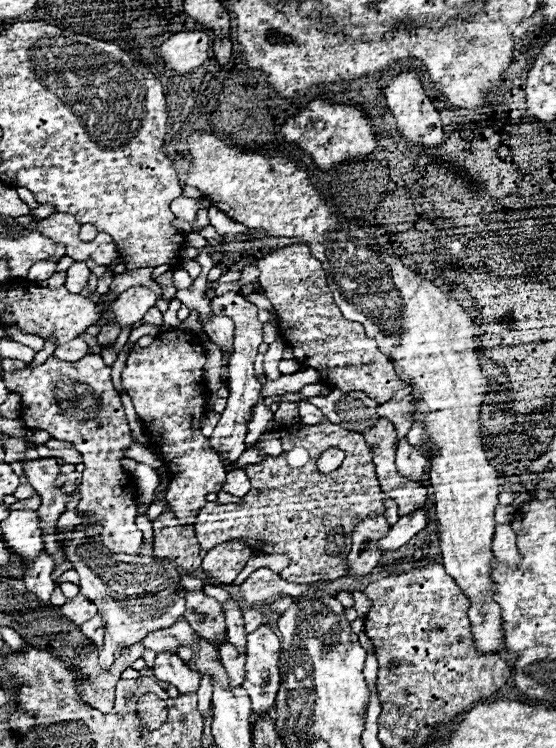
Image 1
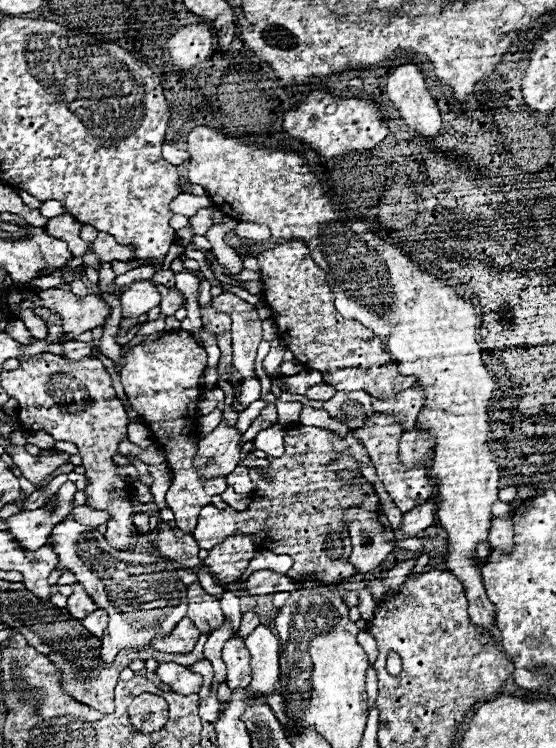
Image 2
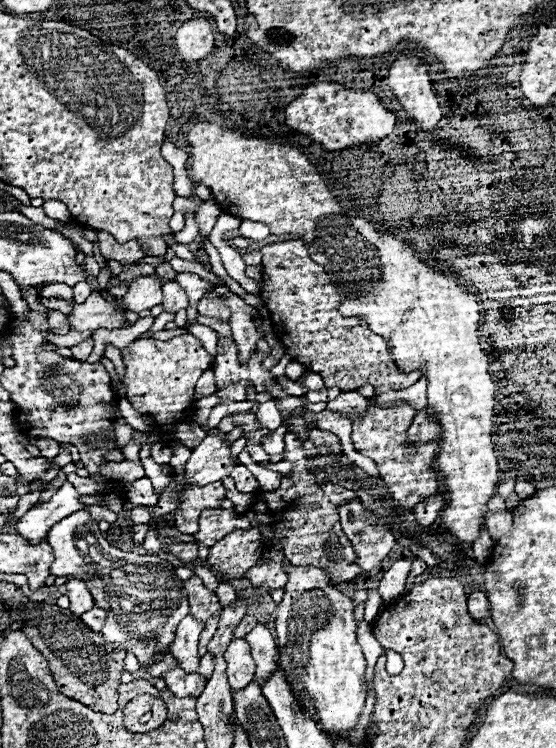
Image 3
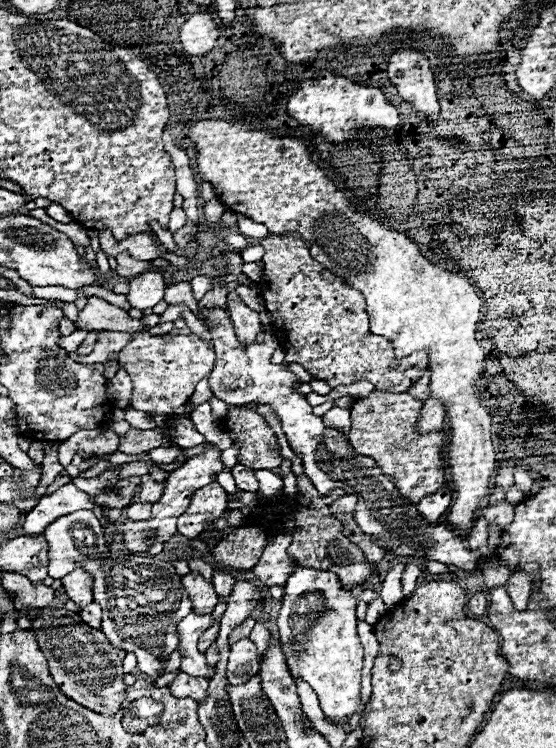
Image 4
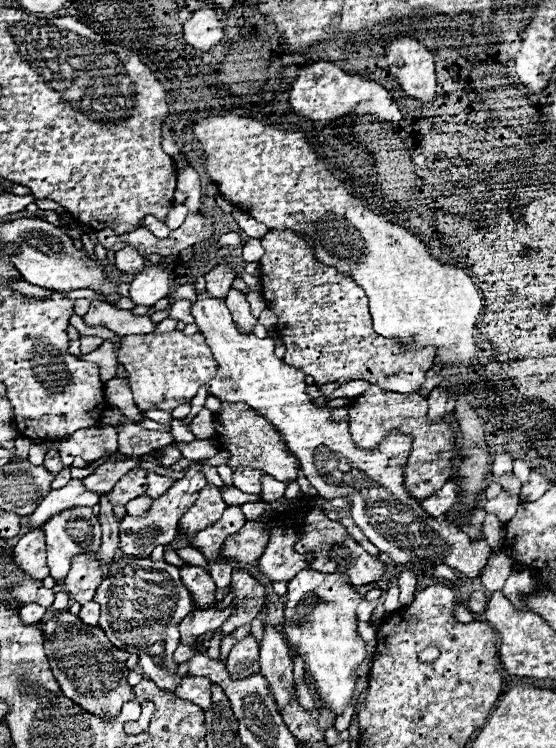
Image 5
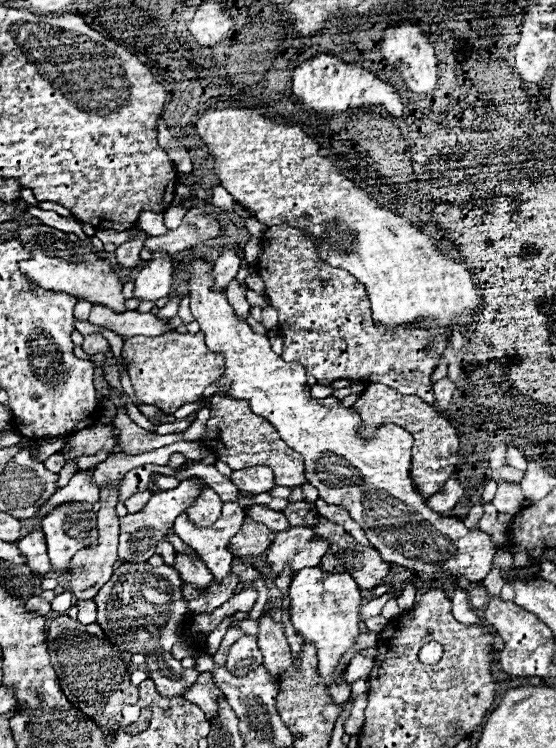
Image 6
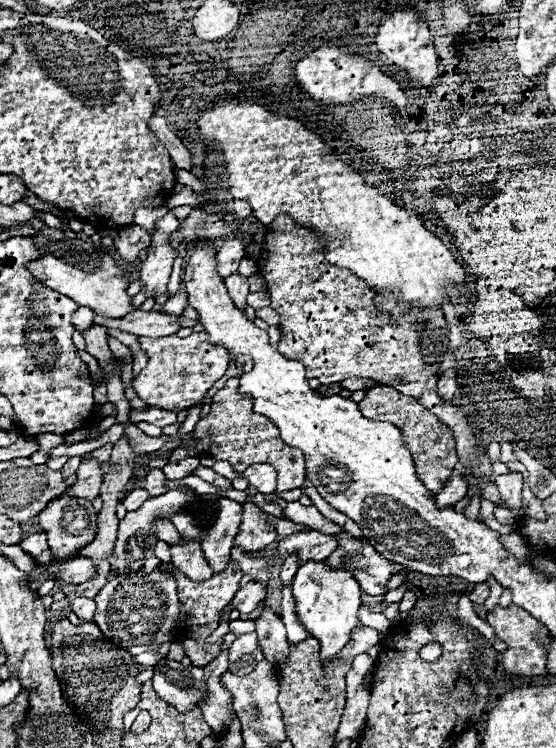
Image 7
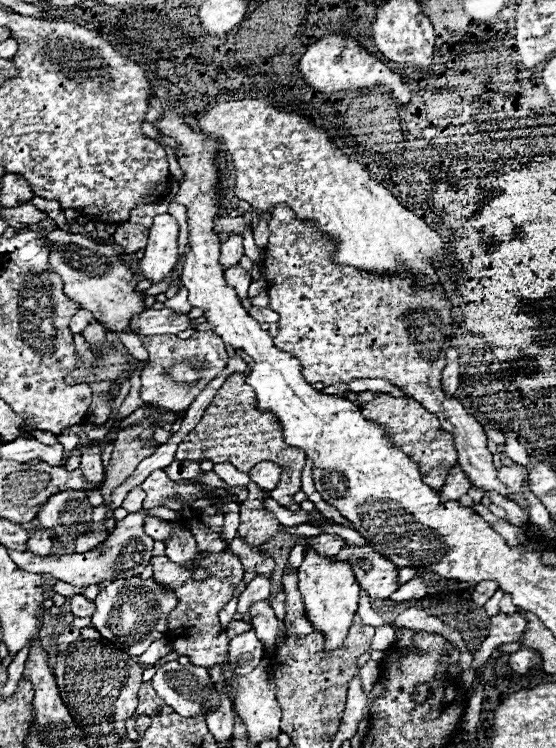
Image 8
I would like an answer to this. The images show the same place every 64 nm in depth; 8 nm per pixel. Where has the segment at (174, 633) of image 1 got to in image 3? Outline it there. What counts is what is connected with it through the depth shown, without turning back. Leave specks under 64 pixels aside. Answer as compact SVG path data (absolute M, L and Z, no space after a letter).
M186 616L178 624L178 634L174 644L168 648L174 658L178 658L178 666L186 672L198 674L200 666L200 654L198 654L198 636L204 630L204 622L198 622L194 616Z

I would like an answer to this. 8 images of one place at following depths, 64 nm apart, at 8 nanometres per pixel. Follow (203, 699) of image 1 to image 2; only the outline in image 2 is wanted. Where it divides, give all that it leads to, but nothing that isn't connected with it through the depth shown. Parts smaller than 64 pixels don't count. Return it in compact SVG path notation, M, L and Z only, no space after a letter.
M206 658L198 660L196 664L192 664L192 666L190 666L190 670L194 670L194 672L198 672L198 674L202 674L202 676L204 676L204 684L202 684L200 694L208 692L208 690L210 690L210 682L212 682L212 664L210 664L210 660L206 660Z

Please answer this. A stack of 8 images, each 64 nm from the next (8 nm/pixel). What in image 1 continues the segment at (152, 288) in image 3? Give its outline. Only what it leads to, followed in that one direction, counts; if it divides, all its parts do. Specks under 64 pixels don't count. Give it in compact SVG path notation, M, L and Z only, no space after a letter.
M134 286L128 288L126 292L118 294L118 298L114 302L110 302L108 310L116 314L116 322L120 326L128 326L128 324L136 324L138 320L142 320L142 316L156 306L158 296L144 288L144 286Z

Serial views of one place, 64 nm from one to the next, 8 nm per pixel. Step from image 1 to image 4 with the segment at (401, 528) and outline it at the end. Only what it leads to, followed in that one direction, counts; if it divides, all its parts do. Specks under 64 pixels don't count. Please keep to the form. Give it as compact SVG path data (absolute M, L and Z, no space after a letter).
M442 488L434 496L426 496L426 500L420 500L418 510L422 512L422 516L426 516L426 520L436 522L448 510L450 502L452 502L452 488Z

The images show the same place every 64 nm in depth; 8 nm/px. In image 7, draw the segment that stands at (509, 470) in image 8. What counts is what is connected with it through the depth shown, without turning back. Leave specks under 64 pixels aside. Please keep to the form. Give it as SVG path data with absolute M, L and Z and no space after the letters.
M508 472L504 476L496 476L494 482L508 508L522 508L522 498L520 498L522 474L520 472Z

